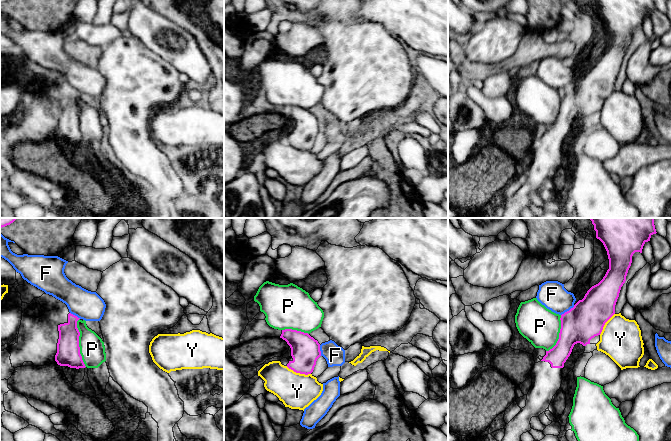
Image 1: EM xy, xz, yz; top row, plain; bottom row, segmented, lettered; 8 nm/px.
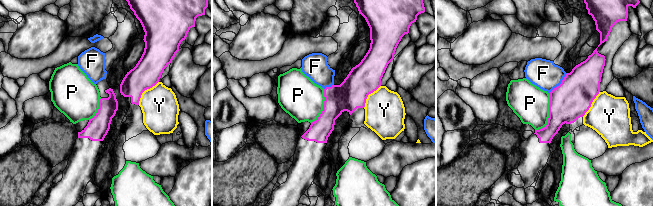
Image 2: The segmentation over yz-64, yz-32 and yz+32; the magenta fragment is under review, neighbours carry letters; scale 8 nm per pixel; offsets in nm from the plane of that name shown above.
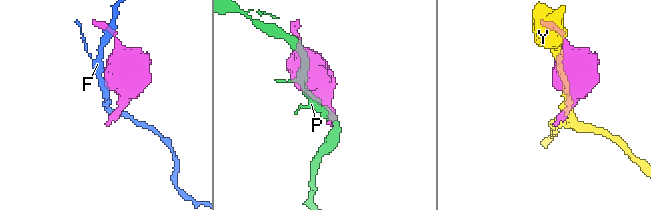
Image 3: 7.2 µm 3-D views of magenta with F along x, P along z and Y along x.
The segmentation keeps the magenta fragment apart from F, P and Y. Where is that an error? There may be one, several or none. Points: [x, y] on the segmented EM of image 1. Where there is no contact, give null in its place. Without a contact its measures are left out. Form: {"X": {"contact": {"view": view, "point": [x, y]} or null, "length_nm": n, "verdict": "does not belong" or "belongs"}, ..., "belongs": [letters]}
{"F": {"contact": {"view": "yz", "point": [567, 311]}, "length_nm": 140, "verdict": "does not belong"}, "P": {"contact": {"view": "xy", "point": [78, 342]}, "length_nm": 400, "verdict": "does not belong"}, "Y": {"contact": {"view": "xz", "point": [298, 372]}, "length_nm": 220, "verdict": "does not belong"}, "belongs": []}

